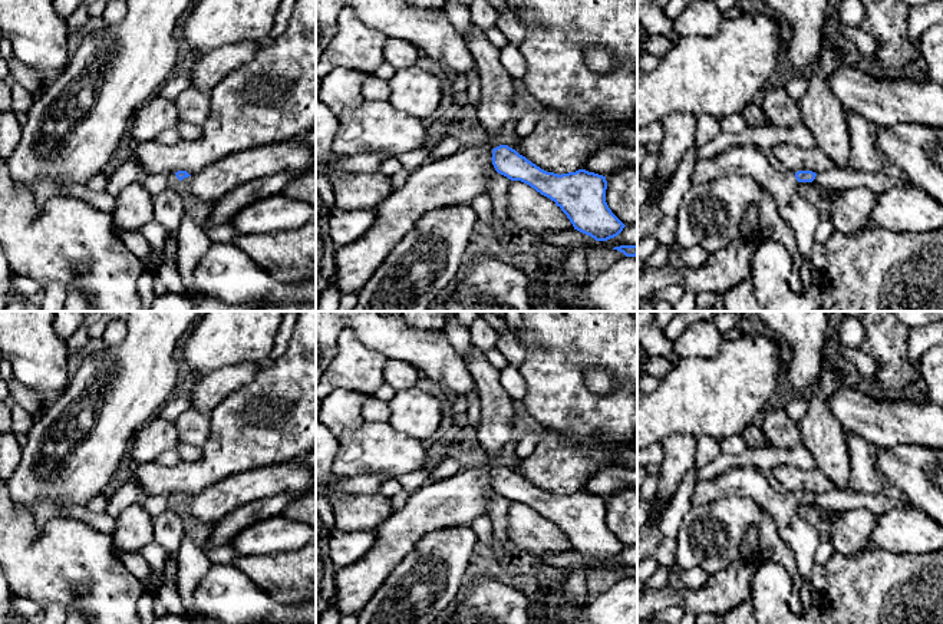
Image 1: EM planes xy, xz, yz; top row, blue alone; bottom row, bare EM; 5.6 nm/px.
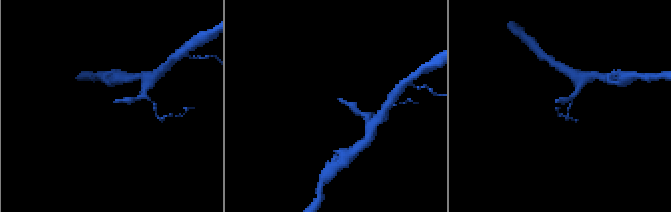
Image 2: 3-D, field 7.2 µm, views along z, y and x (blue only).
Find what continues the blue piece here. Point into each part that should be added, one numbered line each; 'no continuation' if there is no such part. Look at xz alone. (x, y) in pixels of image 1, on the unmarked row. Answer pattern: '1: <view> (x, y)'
1: xz (498, 410)

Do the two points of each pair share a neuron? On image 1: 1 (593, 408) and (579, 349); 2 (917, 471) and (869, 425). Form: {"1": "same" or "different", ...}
{"1": "same", "2": "different"}

